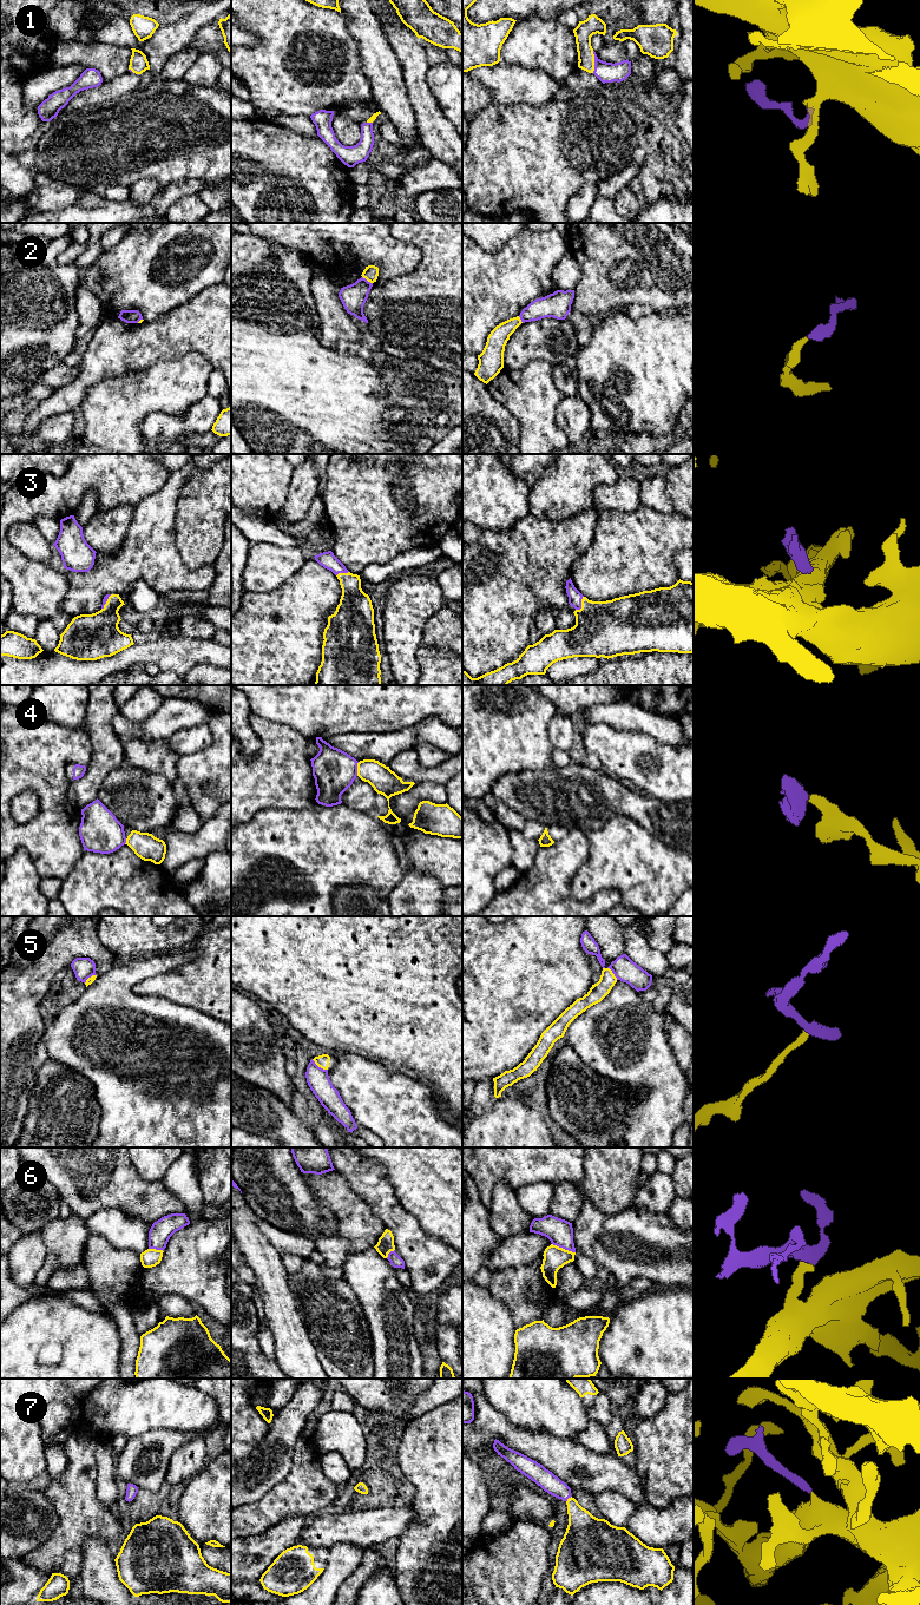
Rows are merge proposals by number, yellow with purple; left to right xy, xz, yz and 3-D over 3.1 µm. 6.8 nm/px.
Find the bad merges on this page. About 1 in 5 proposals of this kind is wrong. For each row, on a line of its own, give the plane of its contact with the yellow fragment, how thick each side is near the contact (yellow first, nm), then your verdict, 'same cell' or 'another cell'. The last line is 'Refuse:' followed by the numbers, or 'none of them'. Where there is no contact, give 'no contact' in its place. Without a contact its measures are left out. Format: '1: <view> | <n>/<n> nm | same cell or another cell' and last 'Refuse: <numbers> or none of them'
1: yz | 120/140 nm | same cell
2: xz | 100/170 nm | another cell
3: yz | 380/100 nm | same cell
4: xz | 180/300 nm | another cell
5: xz | 90/150 nm | another cell
6: yz | 160/180 nm | another cell
7: yz | 240/130 nm | same cell
Refuse: 2, 4, 5, 6

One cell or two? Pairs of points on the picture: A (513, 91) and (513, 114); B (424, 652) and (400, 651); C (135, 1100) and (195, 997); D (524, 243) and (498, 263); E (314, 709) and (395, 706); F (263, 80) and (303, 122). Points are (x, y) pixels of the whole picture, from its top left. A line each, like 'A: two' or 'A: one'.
A: two
B: two
C: two
D: one
E: one
F: two

